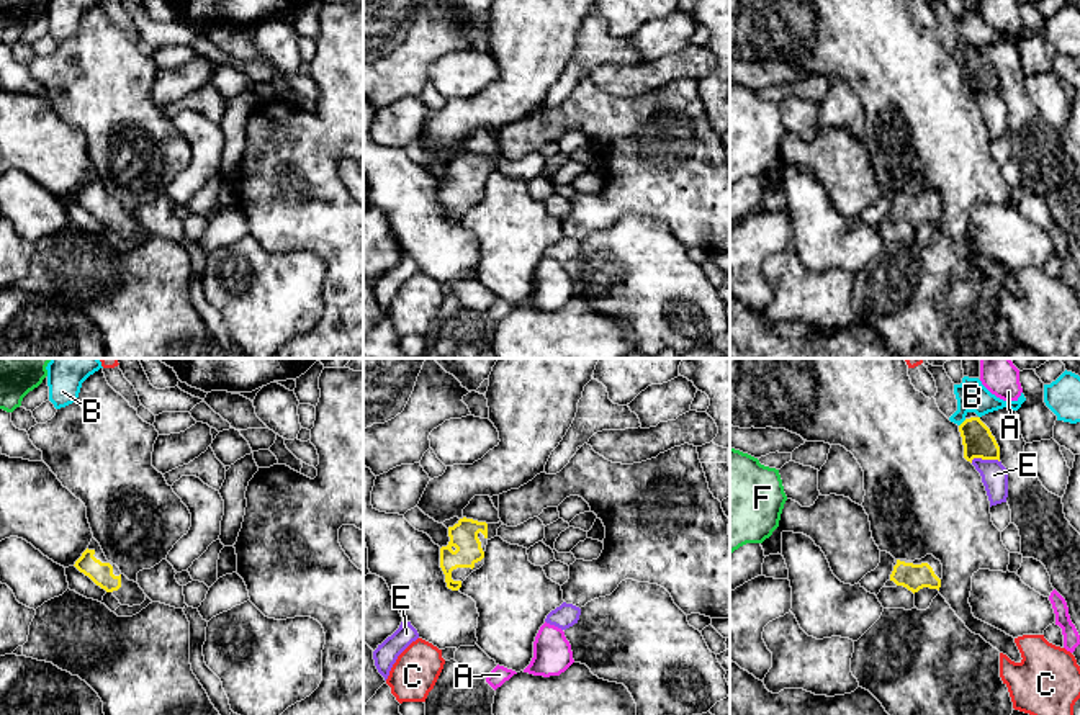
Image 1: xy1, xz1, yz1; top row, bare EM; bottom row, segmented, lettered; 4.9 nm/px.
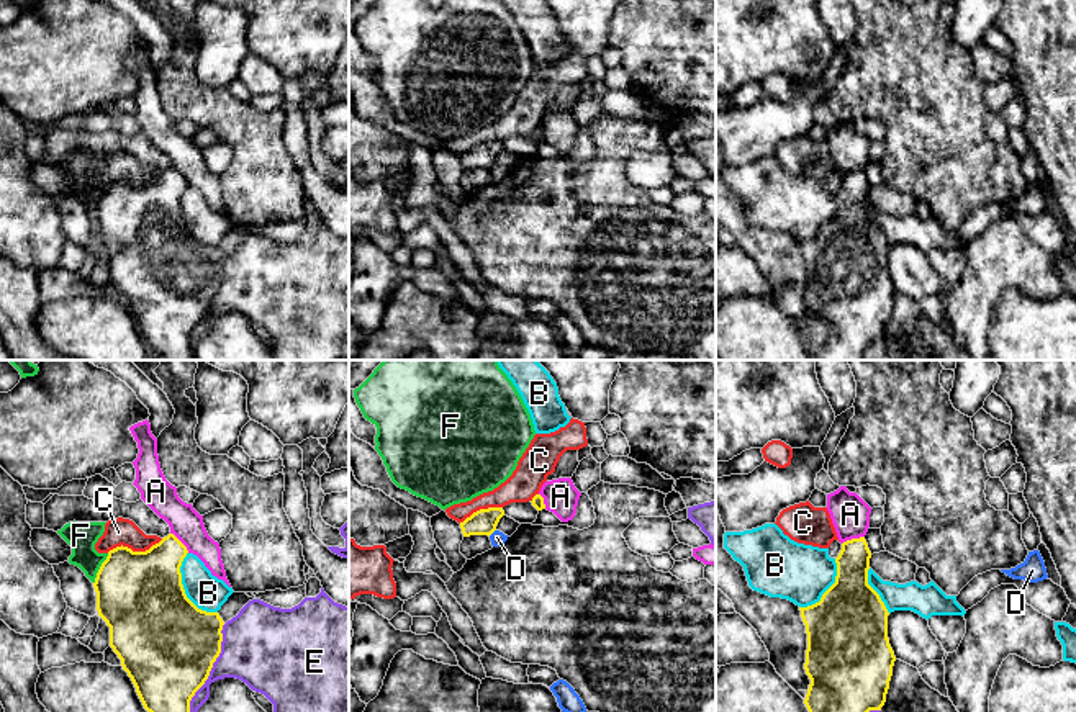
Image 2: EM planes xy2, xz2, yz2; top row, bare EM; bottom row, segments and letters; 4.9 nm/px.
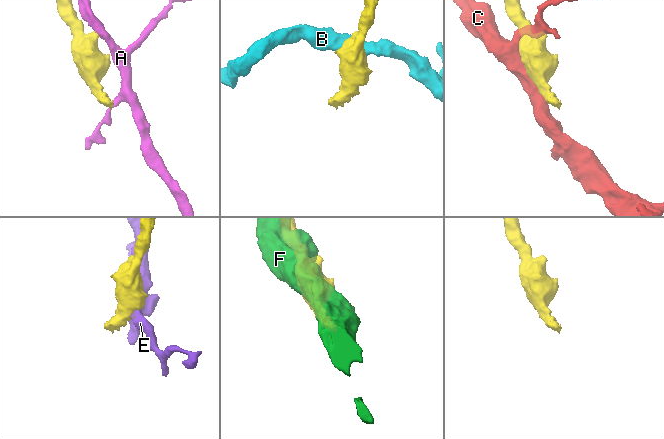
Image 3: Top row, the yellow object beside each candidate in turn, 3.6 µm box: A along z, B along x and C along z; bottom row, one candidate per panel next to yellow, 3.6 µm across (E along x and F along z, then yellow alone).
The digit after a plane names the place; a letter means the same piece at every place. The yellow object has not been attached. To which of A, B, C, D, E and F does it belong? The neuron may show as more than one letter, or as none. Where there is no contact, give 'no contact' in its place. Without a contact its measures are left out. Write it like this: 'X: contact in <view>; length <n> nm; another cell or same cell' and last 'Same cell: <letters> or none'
A: contact in yz2; length 120 nm; another cell
B: contact in xy2; length 340 nm; another cell
C: contact in xy2; length 280 nm; another cell
D: contact in xz2; length 50 nm; another cell
E: contact in xy2; length 500 nm; another cell
F: contact in xy2; length 170 nm; another cell
Same cell: none

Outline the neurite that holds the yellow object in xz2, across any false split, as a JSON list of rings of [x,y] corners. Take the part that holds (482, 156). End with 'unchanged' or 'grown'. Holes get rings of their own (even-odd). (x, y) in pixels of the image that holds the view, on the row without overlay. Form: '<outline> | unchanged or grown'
[[[488,141],[473,146],[463,155],[460,162],[463,170],[470,169],[491,169],[496,164],[500,152],[504,149],[503,141]]] | unchanged

